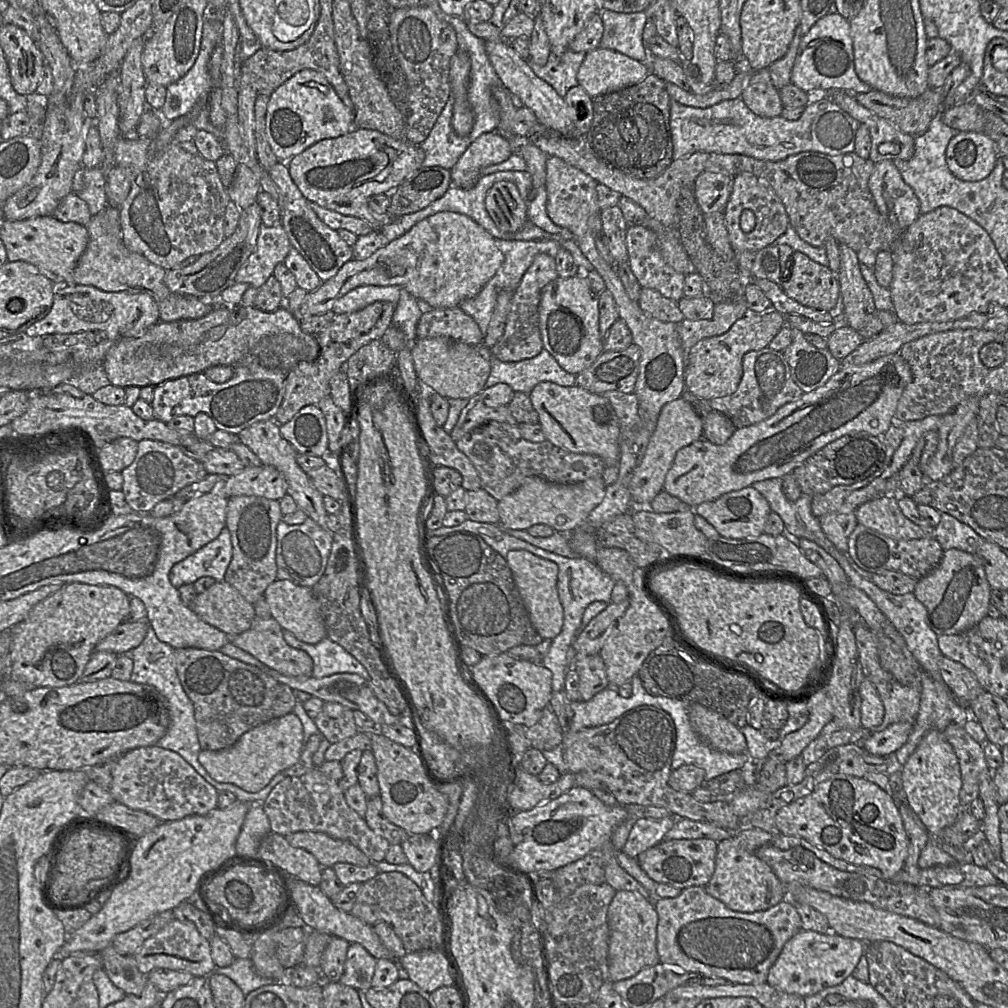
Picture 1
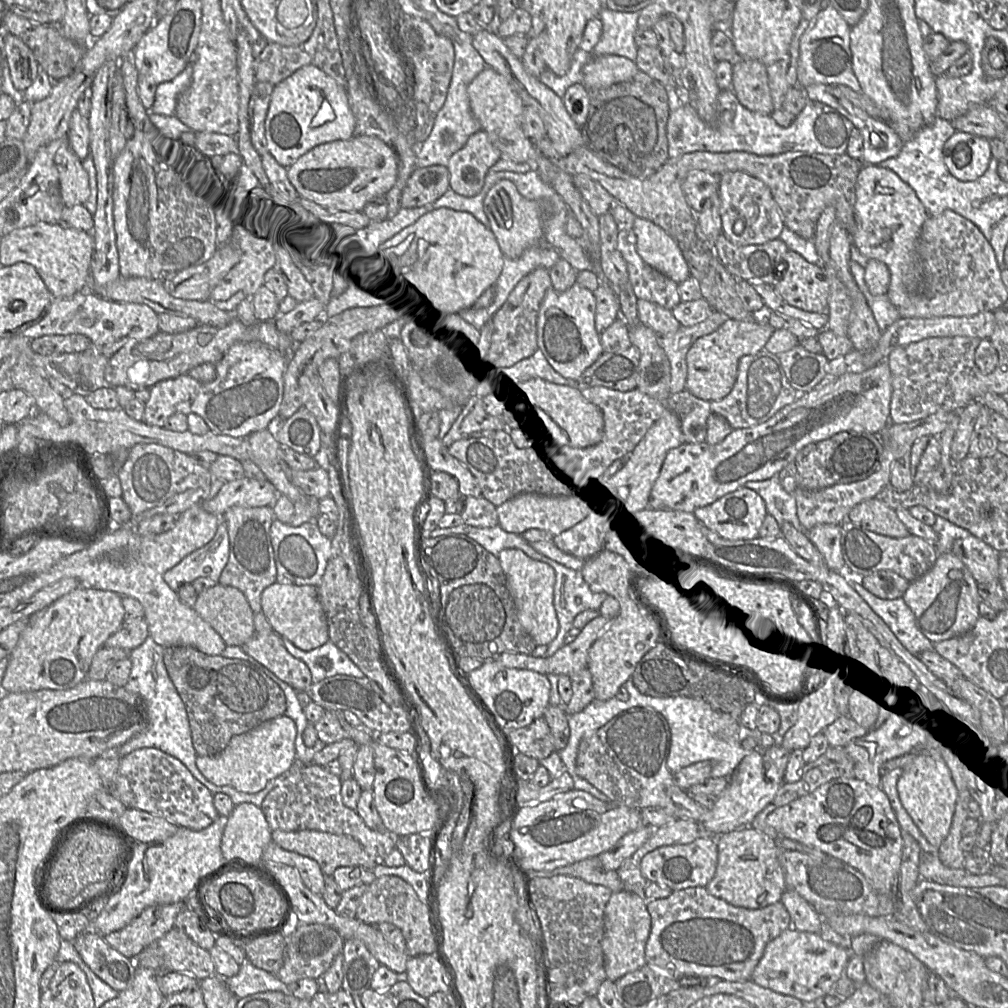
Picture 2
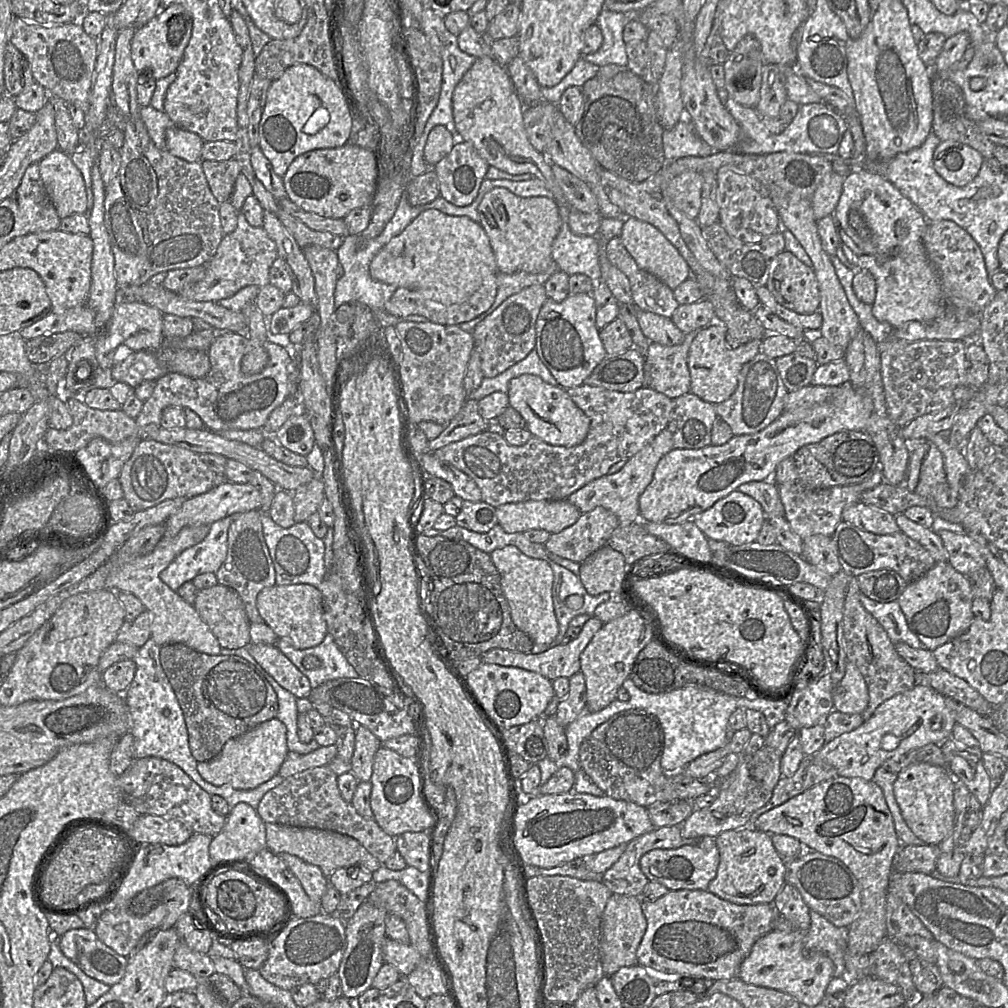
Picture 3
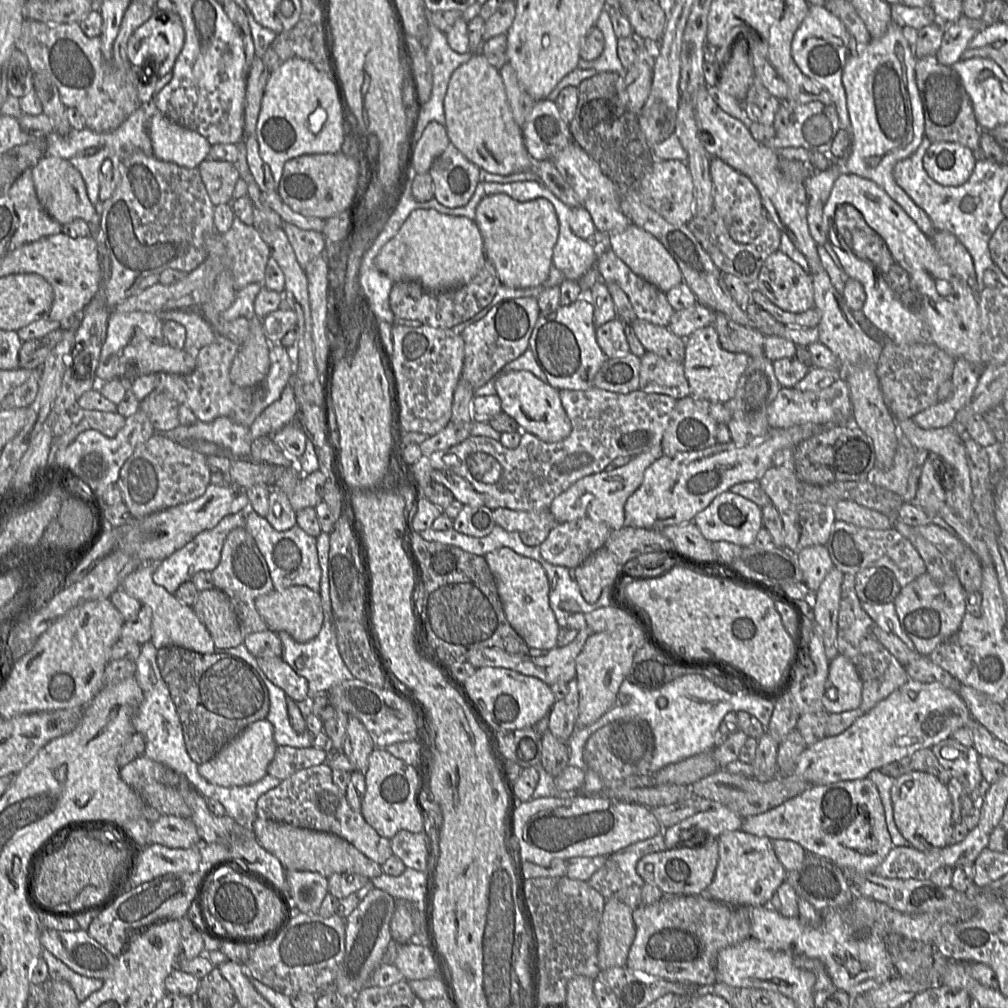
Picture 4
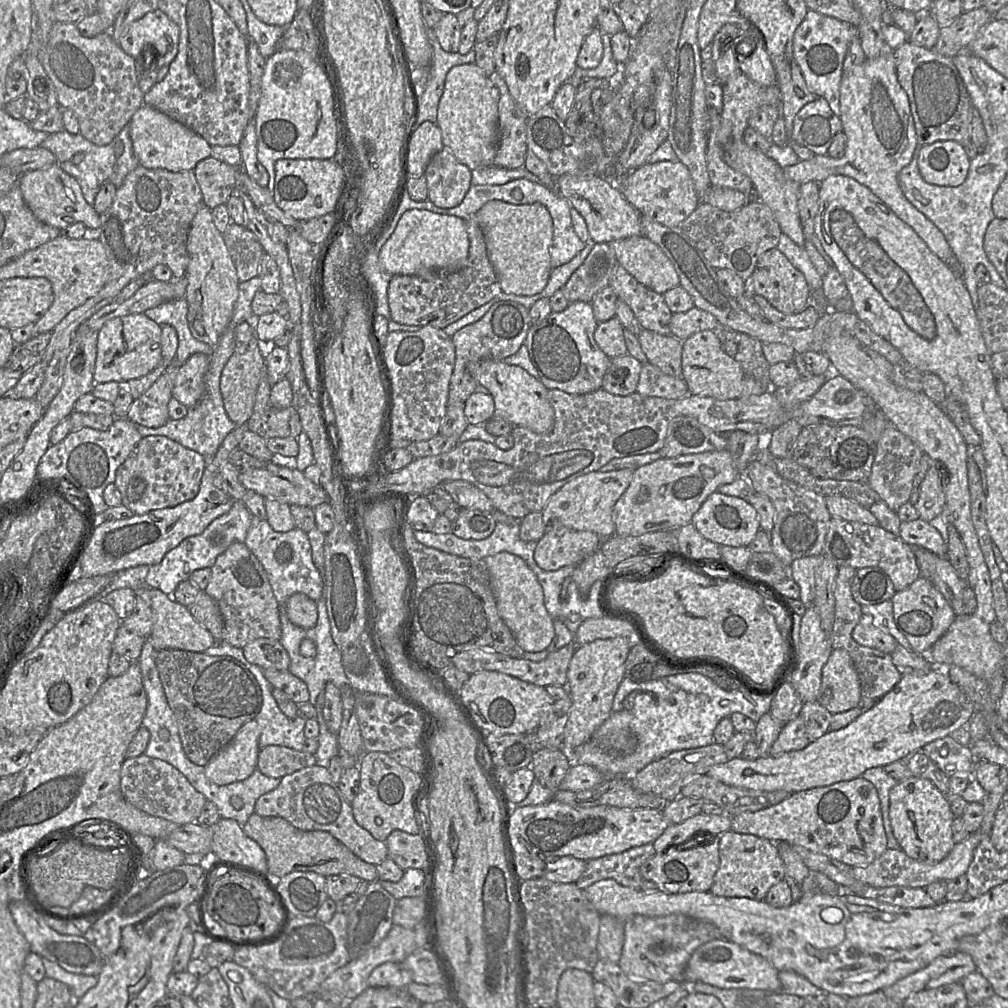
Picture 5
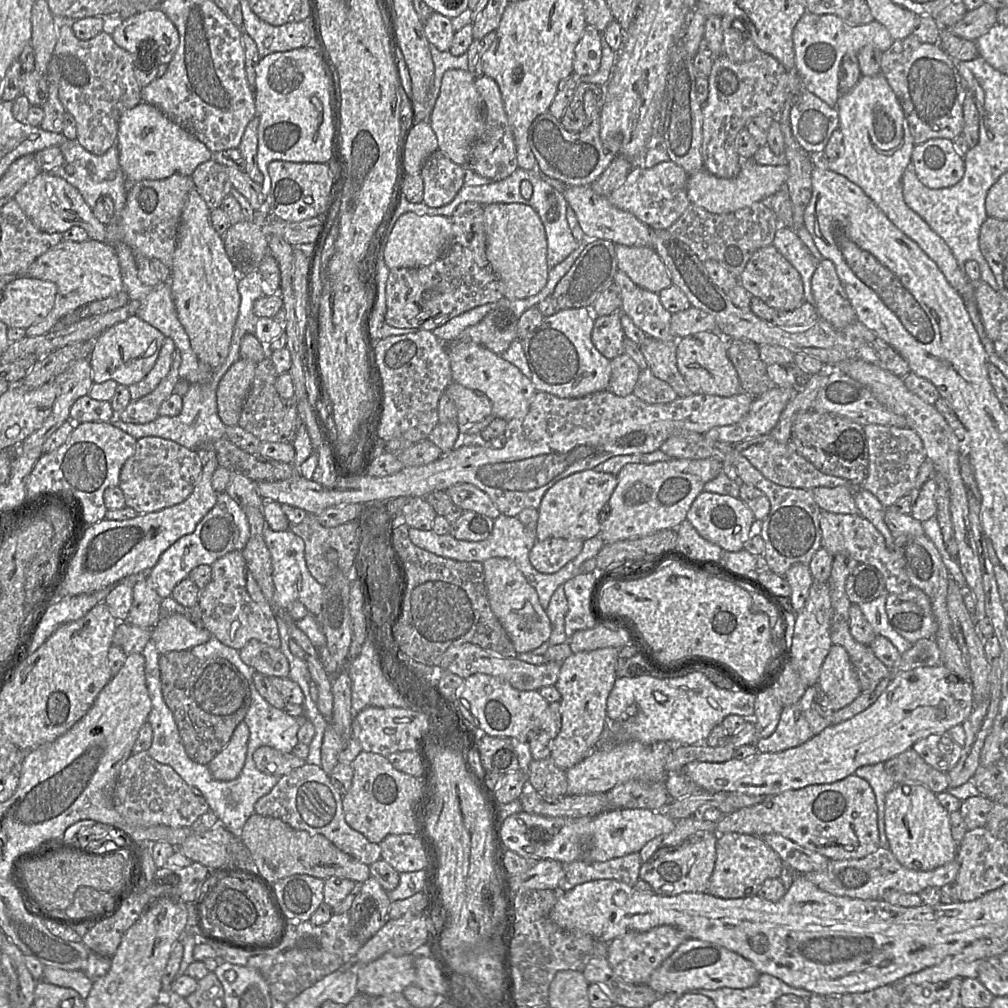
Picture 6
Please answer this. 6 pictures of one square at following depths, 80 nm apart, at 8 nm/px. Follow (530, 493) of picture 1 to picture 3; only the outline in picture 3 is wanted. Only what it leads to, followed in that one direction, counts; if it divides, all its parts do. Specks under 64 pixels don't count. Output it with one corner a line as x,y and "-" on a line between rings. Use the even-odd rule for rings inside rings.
567,499
555,501
524,501
496,507
498,524
507,533
545,530
558,533
573,525
582,513

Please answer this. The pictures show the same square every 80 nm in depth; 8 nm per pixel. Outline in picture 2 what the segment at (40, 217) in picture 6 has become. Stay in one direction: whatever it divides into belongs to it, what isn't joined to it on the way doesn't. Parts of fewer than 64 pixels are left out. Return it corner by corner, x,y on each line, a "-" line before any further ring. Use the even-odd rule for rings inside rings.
68,146
60,147
54,157
59,172
62,201
65,207
81,205
90,195
88,176
82,167
82,161

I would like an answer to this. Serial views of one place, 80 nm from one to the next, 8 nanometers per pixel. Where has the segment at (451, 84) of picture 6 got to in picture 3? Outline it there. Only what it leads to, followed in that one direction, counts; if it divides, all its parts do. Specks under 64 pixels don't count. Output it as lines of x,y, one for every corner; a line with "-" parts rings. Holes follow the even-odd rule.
491,56
477,58
454,89
452,109
458,140
472,143
489,166
510,174
530,173
545,184
556,200
566,203
555,180
553,164
545,153
537,151
531,145
527,137
523,123
525,108
506,66
501,66

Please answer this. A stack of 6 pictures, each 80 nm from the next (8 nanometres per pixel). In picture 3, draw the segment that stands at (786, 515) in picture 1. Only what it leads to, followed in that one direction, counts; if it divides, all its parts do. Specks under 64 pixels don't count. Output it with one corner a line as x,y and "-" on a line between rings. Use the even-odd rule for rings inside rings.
774,473
762,481
750,481
741,484
737,490
760,503
766,514
766,520
771,517
784,517
785,510
774,481

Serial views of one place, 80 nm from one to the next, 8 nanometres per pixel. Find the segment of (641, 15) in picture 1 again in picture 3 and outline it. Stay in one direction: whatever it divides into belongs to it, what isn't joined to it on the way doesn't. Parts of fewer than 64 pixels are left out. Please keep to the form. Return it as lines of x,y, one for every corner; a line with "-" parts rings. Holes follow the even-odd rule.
603,9
596,21
603,34
603,43
595,53
582,55
581,58
599,67
609,64
627,67
628,58
623,30
630,19
632,15

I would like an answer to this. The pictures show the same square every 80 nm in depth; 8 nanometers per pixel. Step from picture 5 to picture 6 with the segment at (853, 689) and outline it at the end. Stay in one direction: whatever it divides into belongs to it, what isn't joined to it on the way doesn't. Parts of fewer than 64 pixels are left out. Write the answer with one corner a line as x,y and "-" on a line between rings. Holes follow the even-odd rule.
831,645
821,666
817,685
826,695
828,707
833,712
848,706
860,695
857,674
842,646

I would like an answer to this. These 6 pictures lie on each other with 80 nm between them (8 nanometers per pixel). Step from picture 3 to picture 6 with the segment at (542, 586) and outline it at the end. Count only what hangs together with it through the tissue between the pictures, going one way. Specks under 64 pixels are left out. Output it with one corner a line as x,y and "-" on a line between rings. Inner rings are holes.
494,557
483,562
484,581
492,612
497,617
518,654
530,652
546,642
551,623
536,590
527,582
515,562

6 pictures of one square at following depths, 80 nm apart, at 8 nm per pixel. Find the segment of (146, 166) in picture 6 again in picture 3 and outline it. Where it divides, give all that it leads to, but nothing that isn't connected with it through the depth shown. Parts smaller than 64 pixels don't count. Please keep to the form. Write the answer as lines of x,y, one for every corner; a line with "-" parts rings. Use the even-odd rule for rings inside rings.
174,125
166,130
165,149
187,162
202,161
205,141
196,133

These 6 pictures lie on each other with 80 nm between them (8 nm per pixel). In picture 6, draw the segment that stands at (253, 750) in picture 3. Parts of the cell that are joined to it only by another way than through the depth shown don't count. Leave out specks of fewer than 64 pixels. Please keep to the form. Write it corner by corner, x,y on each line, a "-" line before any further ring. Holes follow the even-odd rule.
242,721
228,744
208,763
213,778
230,781
239,776
246,760
249,734
249,727

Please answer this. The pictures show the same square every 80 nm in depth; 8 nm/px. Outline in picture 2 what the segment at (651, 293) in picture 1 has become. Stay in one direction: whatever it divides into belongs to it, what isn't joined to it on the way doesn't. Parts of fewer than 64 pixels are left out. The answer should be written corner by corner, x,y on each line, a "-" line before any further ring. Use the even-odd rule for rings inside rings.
639,299
637,308
639,322
652,329
657,336
673,335
681,326
672,310
665,309
656,303

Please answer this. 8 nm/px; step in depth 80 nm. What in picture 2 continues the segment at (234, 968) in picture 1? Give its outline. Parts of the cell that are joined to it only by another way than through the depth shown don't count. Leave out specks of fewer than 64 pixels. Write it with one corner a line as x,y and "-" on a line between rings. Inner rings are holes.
248,960
240,965
238,974
225,979
225,984
238,999
265,991
290,994
289,987
276,975
255,967

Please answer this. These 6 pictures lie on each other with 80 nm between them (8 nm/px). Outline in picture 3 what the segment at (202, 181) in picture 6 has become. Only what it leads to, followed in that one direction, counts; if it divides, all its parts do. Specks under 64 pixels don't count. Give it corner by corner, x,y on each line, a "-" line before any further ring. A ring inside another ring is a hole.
235,158
225,161
202,160
202,169
219,203
230,201
241,167

